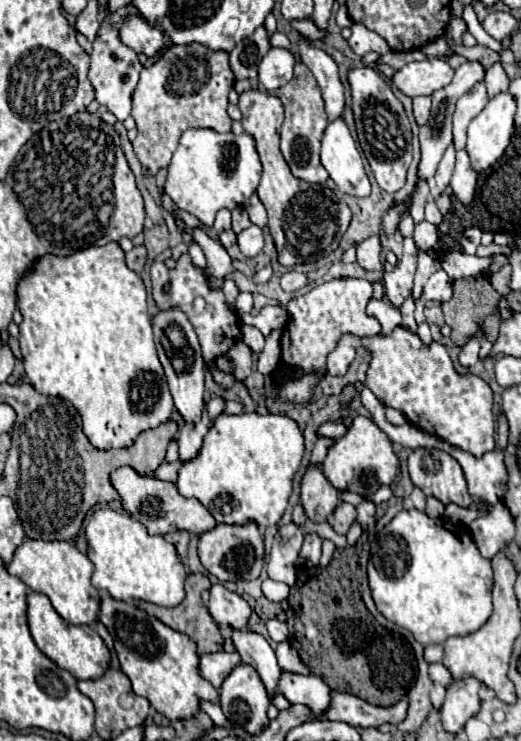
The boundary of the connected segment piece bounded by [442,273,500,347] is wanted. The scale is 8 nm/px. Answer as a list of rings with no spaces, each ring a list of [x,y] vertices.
[[[480,273],[476,277],[454,281],[454,297],[448,303],[442,303],[446,325],[452,327],[452,341],[458,347],[474,337],[484,319],[498,307],[500,295],[492,289],[488,277],[490,273]]]

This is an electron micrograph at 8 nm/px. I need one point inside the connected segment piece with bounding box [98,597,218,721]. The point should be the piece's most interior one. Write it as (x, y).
(162, 664)

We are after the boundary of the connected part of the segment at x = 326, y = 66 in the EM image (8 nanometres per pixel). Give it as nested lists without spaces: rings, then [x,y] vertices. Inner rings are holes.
[[[302,39],[298,43],[298,51],[300,51],[304,65],[314,73],[318,87],[322,89],[322,99],[326,105],[328,121],[342,119],[346,99],[344,99],[344,85],[340,81],[338,65],[334,63],[334,59],[328,53],[308,45],[306,39]]]

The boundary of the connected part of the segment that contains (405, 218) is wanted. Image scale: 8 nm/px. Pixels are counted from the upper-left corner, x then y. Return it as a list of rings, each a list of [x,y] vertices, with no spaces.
[[[406,207],[406,213],[404,213],[404,215],[402,215],[402,219],[401,219],[400,225],[399,225],[399,229],[401,231],[402,236],[404,238],[413,236],[414,227],[415,227],[415,224],[410,215],[409,207]]]

